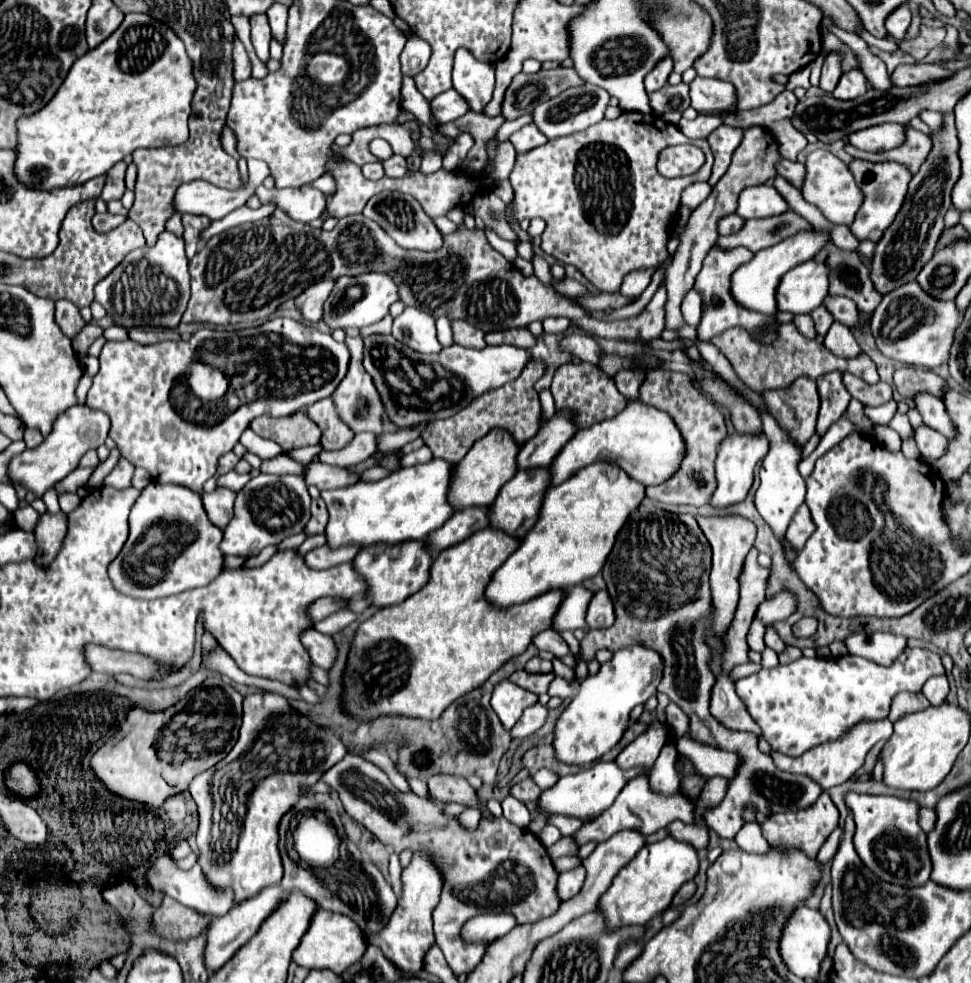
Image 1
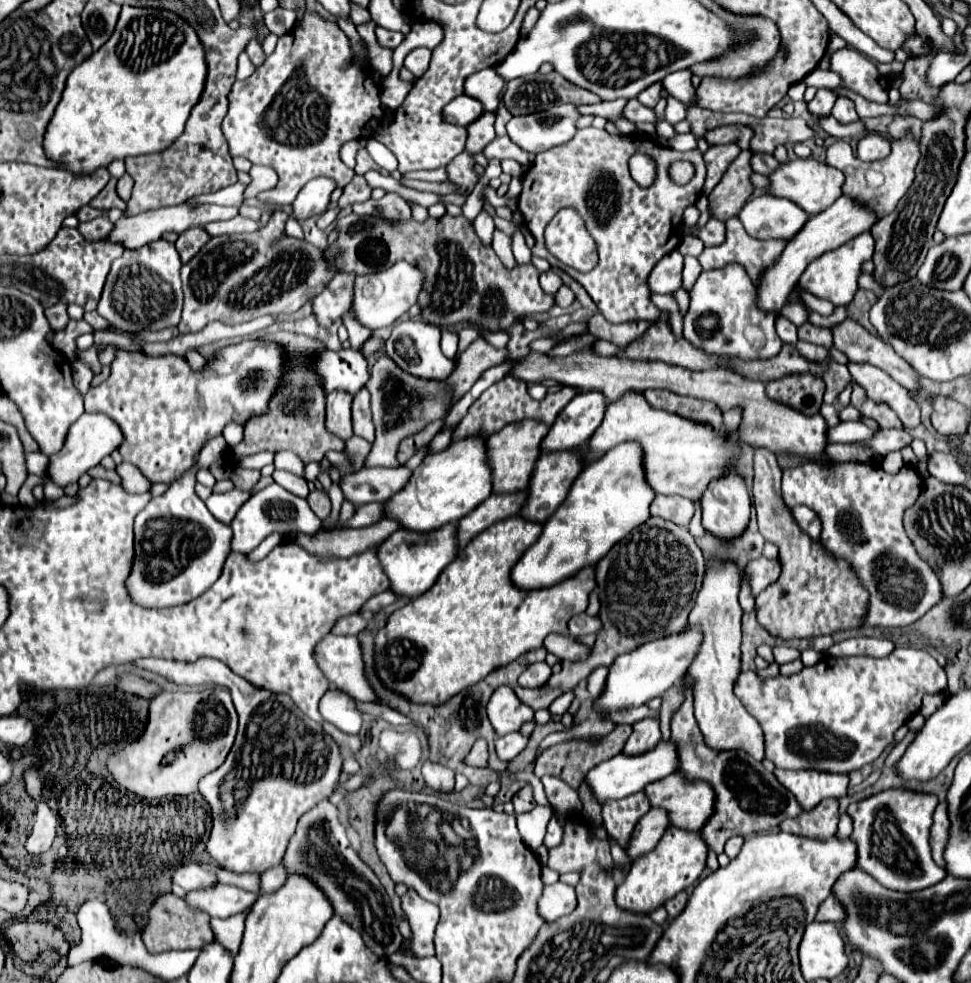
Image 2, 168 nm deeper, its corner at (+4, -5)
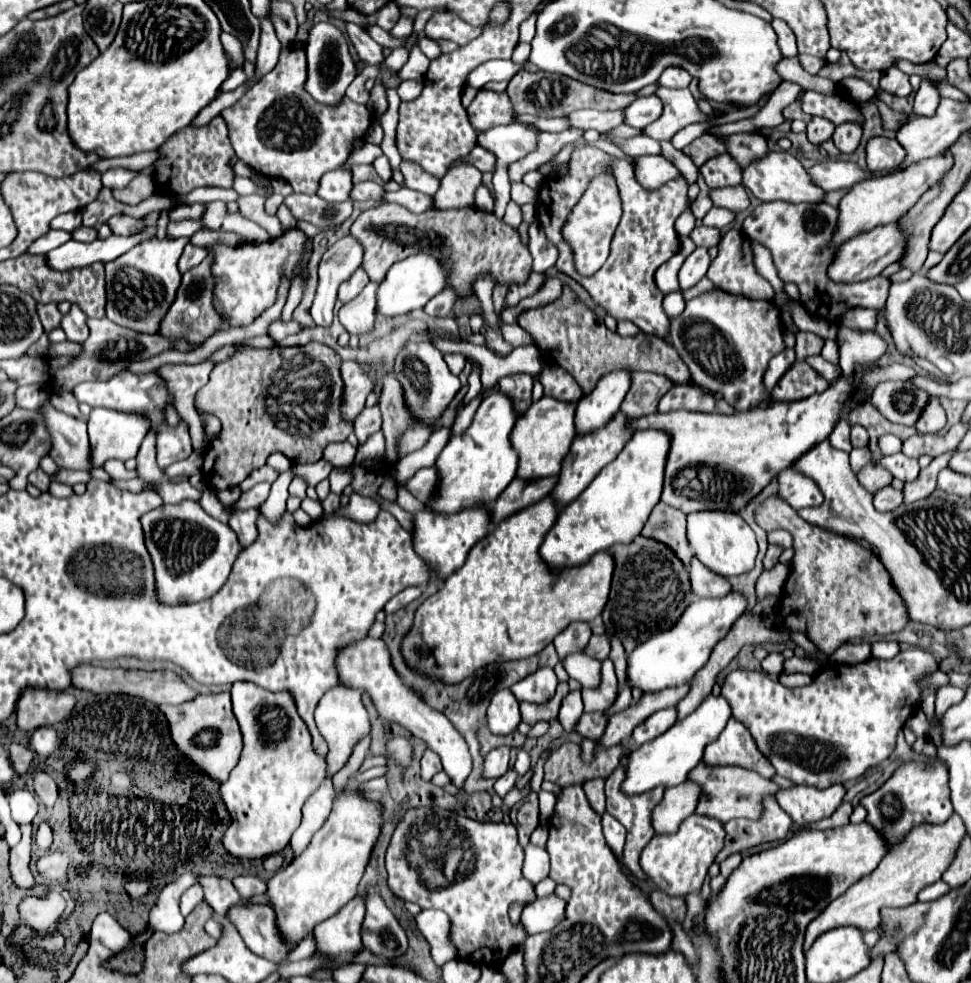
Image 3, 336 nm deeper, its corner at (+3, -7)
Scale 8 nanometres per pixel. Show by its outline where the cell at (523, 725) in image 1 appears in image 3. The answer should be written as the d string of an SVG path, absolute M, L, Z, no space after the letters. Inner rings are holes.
M496 747L486 755L484 761L484 775L486 777L502 777L508 769L508 759L510 759L510 747Z

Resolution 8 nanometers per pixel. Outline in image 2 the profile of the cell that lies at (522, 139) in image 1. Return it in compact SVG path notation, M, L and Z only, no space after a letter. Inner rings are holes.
M507 135L505 137L495 137L485 149L483 149L483 155L487 157L487 159L515 159L515 161L519 161L521 165L529 165L529 163L533 163L533 159L529 159L529 157L533 157L531 153L527 153L527 151L523 151L521 147L517 147Z

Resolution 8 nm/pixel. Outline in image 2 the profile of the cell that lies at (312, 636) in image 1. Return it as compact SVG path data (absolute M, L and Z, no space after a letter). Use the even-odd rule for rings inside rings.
M327 635L327 639L315 647L315 659L331 685L355 695L359 701L381 705L375 689L365 677L363 649L357 637Z

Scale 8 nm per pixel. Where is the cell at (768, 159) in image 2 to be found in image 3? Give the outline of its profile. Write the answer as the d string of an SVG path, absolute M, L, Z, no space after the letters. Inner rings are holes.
M738 133L726 139L728 139L728 153L736 157L736 161L742 167L746 167L746 163L752 163L754 159L762 159L770 151L766 139L758 133Z

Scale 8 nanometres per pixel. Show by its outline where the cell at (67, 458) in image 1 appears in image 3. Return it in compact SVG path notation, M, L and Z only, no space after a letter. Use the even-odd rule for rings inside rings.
M92 409L88 417L88 439L90 439L90 465L92 469L102 467L108 459L132 459L136 457L144 435L148 433L150 425L144 417L132 417L124 413L112 413L110 409Z

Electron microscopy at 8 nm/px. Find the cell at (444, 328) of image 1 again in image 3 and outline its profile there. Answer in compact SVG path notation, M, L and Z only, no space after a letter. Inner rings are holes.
M446 353L444 355L444 361L448 363L448 367L452 369L452 373L460 373L464 369L464 363L466 363L466 357L462 353Z

